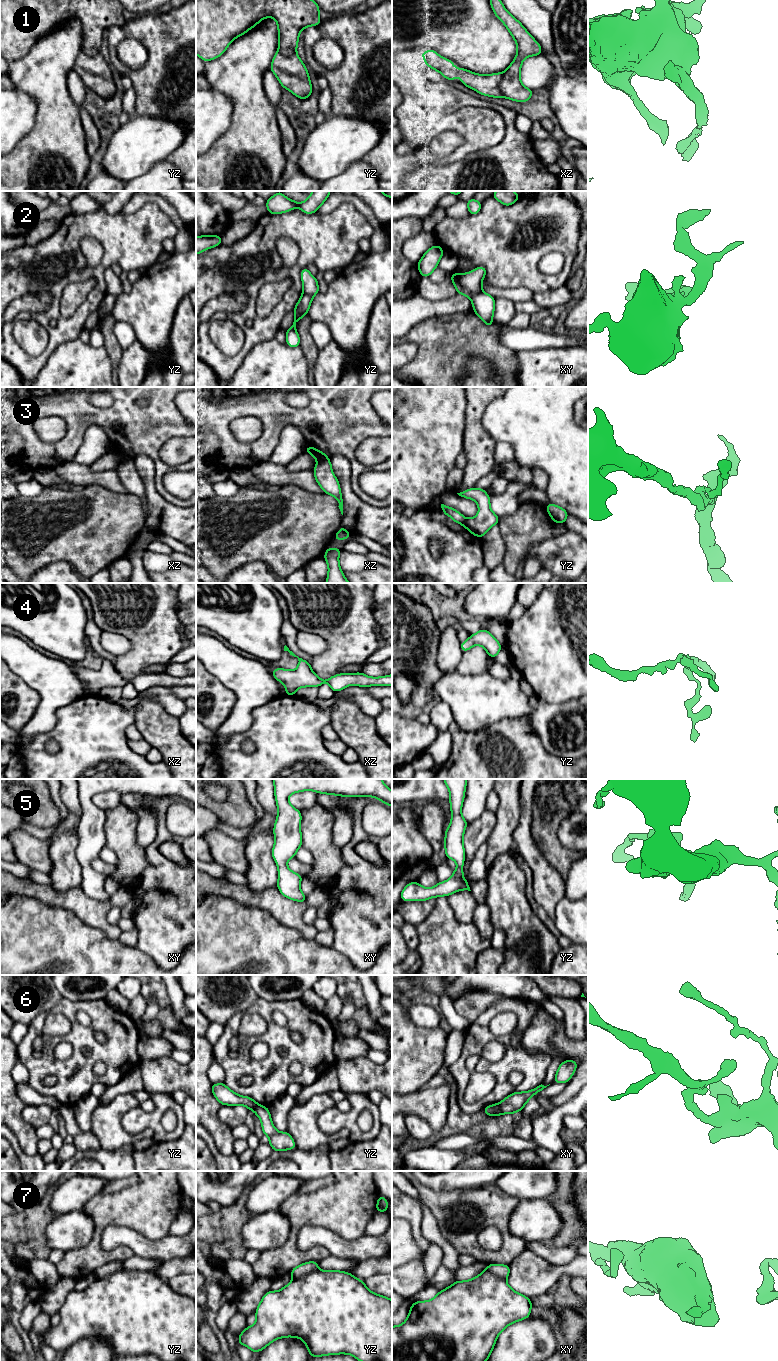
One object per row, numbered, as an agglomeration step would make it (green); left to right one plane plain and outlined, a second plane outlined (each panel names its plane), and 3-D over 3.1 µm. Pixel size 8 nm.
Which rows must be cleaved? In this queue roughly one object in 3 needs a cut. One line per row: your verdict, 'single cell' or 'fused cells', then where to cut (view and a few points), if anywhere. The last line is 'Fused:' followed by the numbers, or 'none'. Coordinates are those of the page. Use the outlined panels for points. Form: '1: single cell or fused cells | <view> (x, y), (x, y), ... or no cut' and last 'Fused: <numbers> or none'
1: single cell | no cut
2: fused cells | xy (481, 290), (471, 298)
3: fused cells | xz (327, 458), (318, 461)
4: single cell | no cut
5: single cell | no cut
6: fused cells | xy (497, 1104), (502, 1112)
7: fused cells | yz (318, 1269), (294, 1279)
Fused: 2, 3, 6, 7

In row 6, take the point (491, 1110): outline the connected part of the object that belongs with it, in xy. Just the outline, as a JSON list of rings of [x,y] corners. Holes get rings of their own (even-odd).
[[[498,1104],[488,1105],[483,1109],[483,1111],[488,1116],[500,1116],[502,1114]]]

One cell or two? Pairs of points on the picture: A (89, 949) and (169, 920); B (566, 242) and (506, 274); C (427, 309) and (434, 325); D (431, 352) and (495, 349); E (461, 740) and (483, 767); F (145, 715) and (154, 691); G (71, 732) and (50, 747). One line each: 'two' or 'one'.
A: two
B: one
C: two
D: one
E: one
F: two
G: two

